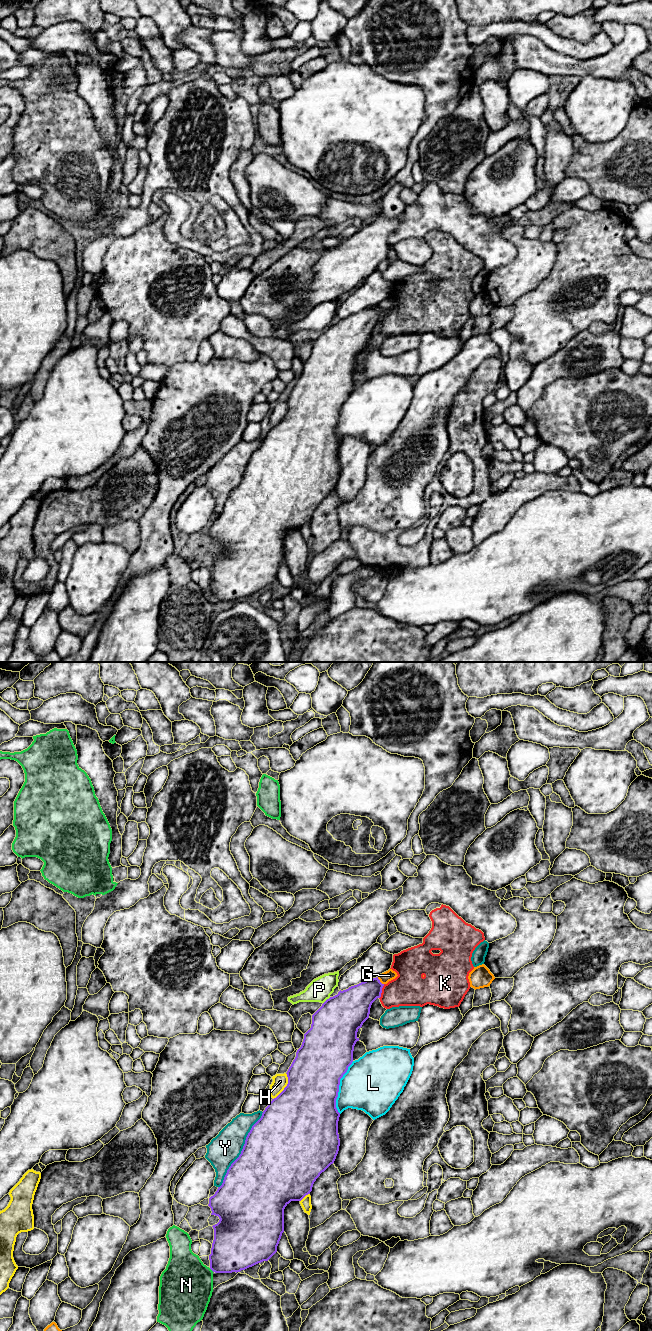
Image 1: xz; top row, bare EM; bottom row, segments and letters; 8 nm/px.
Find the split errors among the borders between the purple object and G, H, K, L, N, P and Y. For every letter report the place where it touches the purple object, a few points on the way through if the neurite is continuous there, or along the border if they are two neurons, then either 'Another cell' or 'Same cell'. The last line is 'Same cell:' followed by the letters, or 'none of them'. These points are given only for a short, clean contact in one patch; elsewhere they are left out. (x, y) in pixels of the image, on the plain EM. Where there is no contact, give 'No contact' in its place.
G: Touches purple at xz (379, 309). Another cell
H: Touches purple at xz (286, 414). Another cell
K: Touches purple at xz (381, 319). Another cell
L: Touches purple at xz (338, 415). Another cell
N: Touches purple at xz (211, 597). Another cell
P: Touches purple at xz (326, 328). Boundary: xz (330, 325), (323, 331). Another cell
Y: Touches purple at xz (242, 478). Another cell
Same cell: none of them

